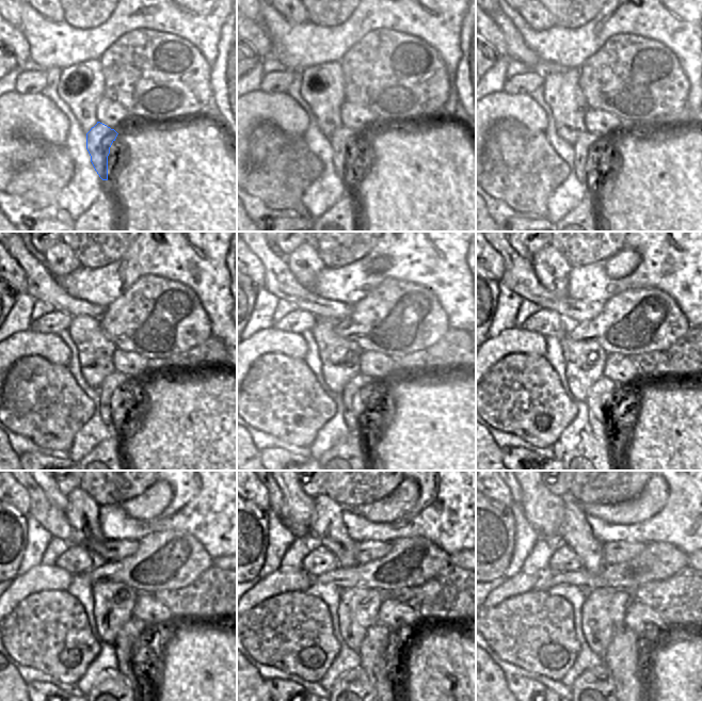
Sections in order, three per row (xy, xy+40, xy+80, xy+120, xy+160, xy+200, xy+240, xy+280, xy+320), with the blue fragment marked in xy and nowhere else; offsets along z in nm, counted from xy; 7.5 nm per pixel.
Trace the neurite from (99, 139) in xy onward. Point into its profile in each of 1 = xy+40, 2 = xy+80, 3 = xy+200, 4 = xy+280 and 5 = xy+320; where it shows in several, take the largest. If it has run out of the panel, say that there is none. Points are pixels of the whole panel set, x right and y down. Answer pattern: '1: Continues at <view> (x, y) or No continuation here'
1: Continues at xy+40 (342, 142)
2: Continues at xy+80 (585, 148)
3: Continues at xy+200 (602, 399)
4: Continues at xy+280 (380, 656)
5: Continues at xy+320 (624, 657).

